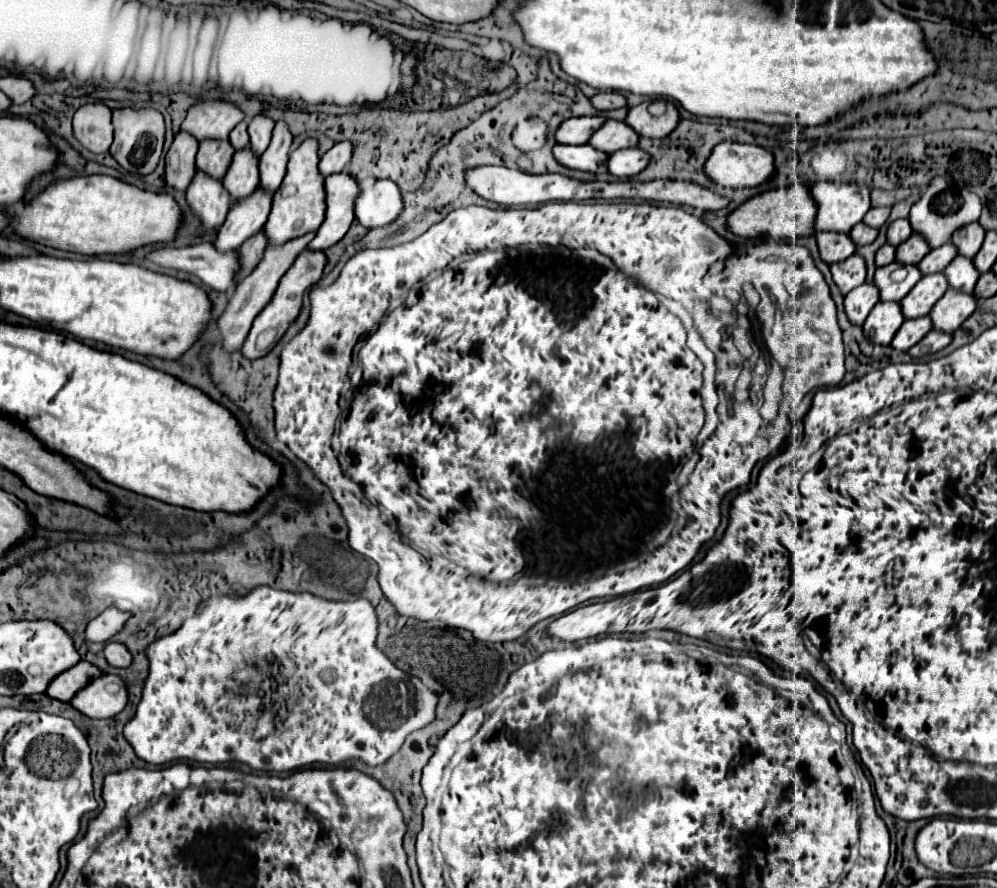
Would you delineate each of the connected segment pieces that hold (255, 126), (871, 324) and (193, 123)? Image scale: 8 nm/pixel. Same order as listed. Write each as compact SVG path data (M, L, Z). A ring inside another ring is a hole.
M257 114L257 116L253 116L253 118L249 120L251 148L253 148L257 154L263 154L265 148L269 146L273 126L275 126L275 122L273 122L269 116L265 116L265 114Z
M877 302L863 324L863 332L875 344L891 344L903 322L905 316L901 312L901 302Z
M205 100L189 108L181 130L191 132L197 140L205 138L229 138L229 132L245 118L241 108L233 102Z

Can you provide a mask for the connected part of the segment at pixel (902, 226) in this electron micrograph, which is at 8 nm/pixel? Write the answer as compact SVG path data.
M895 220L889 224L887 228L887 242L893 246L899 246L901 242L905 242L909 236L913 234L909 220Z

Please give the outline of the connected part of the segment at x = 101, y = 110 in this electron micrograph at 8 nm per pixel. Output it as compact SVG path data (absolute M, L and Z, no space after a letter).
M85 104L73 116L75 138L91 152L107 152L113 142L111 110L101 104Z

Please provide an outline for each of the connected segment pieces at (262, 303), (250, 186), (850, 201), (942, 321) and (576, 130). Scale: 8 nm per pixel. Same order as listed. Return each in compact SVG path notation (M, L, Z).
M307 232L305 236L299 236L297 240L289 240L289 244L279 244L279 246L277 244L269 244L265 248L263 258L257 264L257 268L245 280L241 280L241 284L235 288L225 314L217 322L219 330L221 330L221 336L223 336L223 348L227 352L233 352L233 350L241 348L241 344L245 342L245 338L247 338L247 334L251 330L253 320L271 302L271 298L273 298L273 294L275 294L277 286L279 286L281 276L289 270L289 266L295 262L295 258L299 256L299 252L307 248L307 244L313 240L313 236L315 236L315 232Z
M249 146L233 154L233 164L223 176L223 186L233 200L249 196L259 186L259 156Z
M815 182L811 192L819 208L815 232L849 232L871 208L869 186L863 186L861 194L855 182Z
M949 288L943 298L933 306L931 320L933 328L941 332L953 334L977 308L977 298L973 294L955 292L955 288Z
M583 116L583 118L569 118L557 130L559 144L587 144L589 136L601 128L605 116Z

